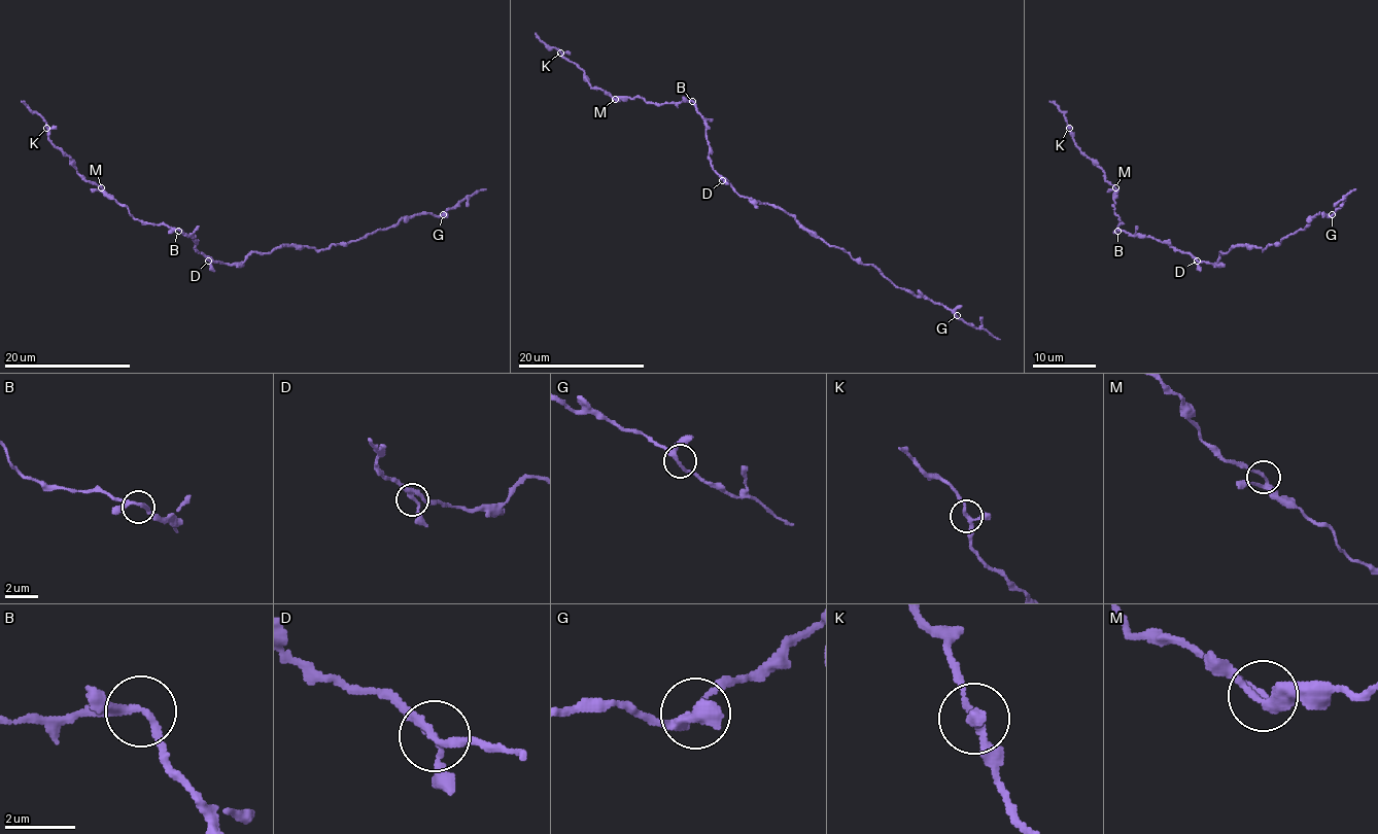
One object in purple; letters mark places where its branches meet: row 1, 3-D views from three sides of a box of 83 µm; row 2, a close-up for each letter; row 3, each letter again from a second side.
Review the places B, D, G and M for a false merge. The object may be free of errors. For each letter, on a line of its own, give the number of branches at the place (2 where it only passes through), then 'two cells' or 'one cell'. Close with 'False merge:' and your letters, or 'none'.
B: branches 3; one cell
D: branches 3; one cell
G: branches 3; one cell
M: branches 3; one cell
False merge: none

